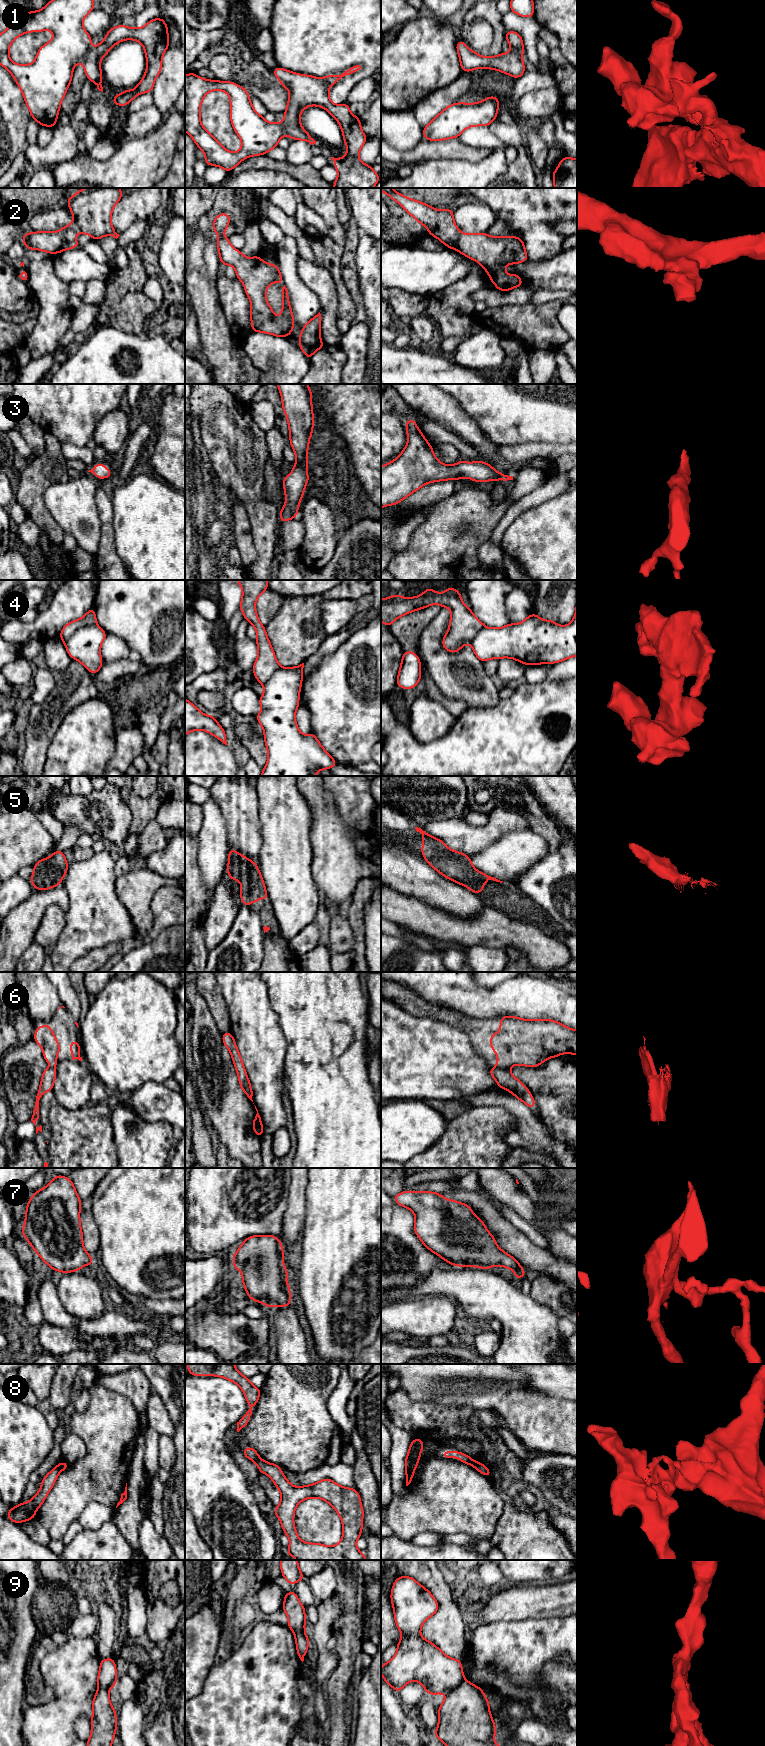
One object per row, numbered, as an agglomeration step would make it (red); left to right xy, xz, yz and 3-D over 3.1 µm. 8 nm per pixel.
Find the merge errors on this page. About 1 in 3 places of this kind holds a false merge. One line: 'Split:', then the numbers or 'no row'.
Split: 1, 4, 6, 8, 9

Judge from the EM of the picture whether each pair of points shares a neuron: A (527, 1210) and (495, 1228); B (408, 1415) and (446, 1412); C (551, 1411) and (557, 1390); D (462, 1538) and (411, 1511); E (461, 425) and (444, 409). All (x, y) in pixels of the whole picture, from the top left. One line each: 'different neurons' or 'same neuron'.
A: different neurons
B: same neuron
C: different neurons
D: different neurons
E: same neuron

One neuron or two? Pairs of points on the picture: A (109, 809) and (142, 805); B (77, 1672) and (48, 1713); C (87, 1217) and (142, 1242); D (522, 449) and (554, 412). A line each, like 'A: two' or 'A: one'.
A: two
B: one
C: two
D: two

